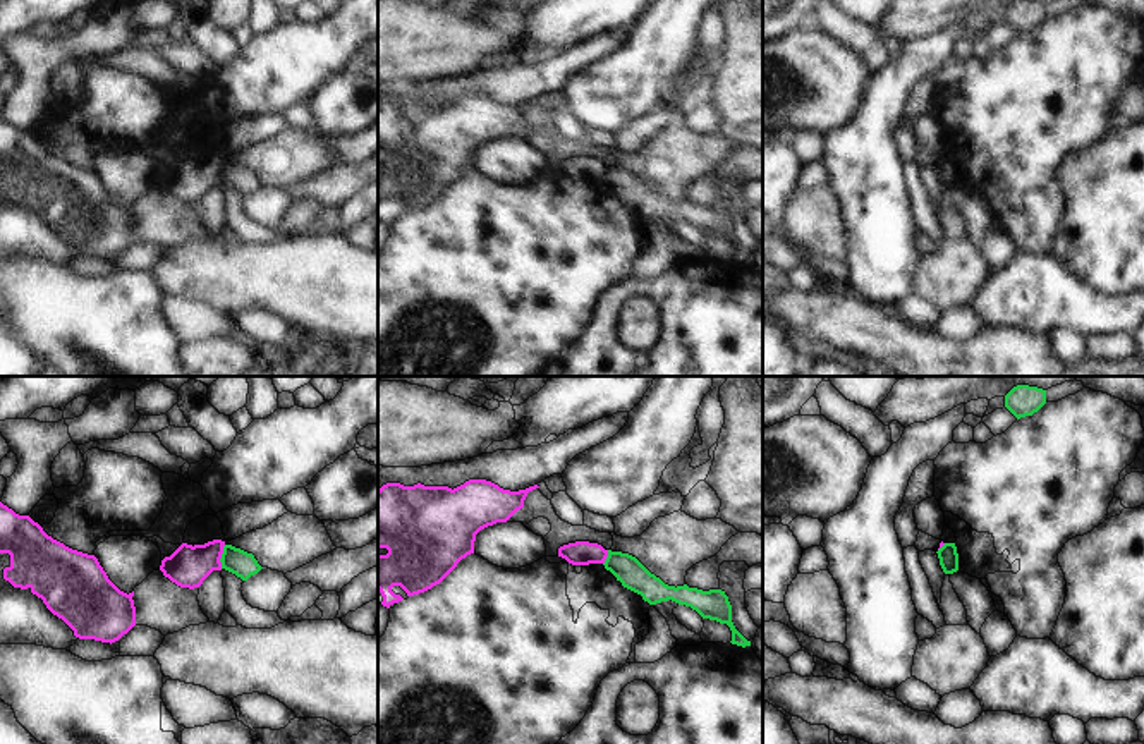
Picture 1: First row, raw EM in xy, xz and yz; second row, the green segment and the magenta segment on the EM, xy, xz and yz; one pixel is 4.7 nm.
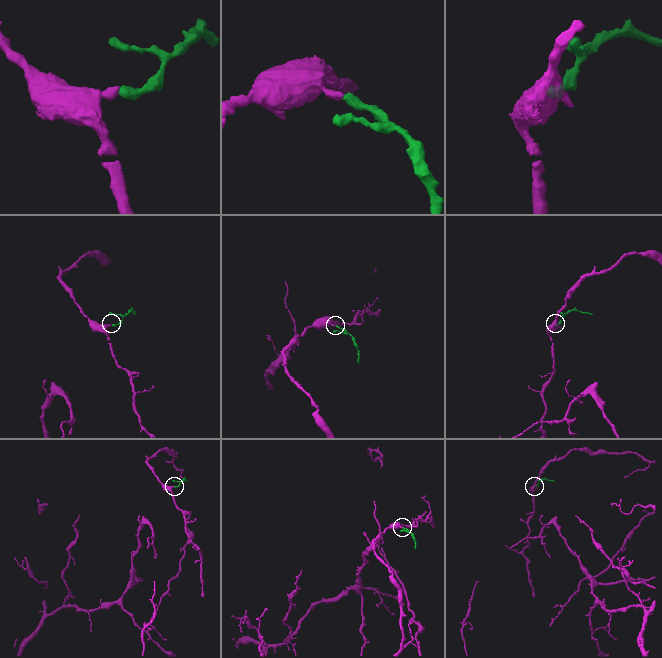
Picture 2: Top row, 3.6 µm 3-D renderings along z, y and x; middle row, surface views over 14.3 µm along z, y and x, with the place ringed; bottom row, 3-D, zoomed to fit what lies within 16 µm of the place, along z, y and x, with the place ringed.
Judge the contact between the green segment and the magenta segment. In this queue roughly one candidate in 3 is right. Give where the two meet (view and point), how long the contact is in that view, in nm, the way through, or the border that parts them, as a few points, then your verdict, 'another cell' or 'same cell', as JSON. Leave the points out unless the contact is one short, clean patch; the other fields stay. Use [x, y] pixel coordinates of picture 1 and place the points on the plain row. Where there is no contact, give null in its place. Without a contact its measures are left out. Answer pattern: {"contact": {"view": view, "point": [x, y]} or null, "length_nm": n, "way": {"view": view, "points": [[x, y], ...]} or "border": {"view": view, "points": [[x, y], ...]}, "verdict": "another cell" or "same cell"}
{"contact": {"view": "xy", "point": [222, 172]}, "length_nm": 110, "border": {"view": "xy", "points": [[225, 160], [220, 170], [220, 182]]}, "verdict": "another cell"}

